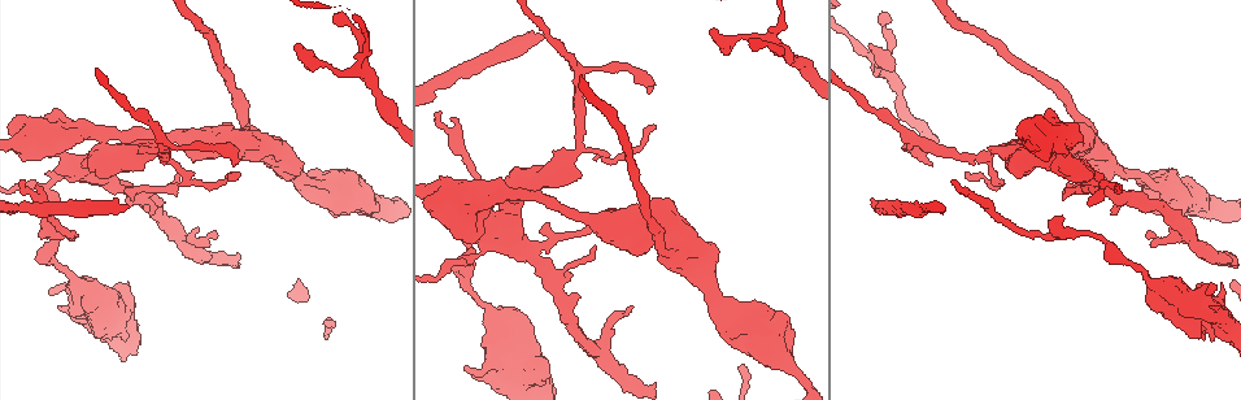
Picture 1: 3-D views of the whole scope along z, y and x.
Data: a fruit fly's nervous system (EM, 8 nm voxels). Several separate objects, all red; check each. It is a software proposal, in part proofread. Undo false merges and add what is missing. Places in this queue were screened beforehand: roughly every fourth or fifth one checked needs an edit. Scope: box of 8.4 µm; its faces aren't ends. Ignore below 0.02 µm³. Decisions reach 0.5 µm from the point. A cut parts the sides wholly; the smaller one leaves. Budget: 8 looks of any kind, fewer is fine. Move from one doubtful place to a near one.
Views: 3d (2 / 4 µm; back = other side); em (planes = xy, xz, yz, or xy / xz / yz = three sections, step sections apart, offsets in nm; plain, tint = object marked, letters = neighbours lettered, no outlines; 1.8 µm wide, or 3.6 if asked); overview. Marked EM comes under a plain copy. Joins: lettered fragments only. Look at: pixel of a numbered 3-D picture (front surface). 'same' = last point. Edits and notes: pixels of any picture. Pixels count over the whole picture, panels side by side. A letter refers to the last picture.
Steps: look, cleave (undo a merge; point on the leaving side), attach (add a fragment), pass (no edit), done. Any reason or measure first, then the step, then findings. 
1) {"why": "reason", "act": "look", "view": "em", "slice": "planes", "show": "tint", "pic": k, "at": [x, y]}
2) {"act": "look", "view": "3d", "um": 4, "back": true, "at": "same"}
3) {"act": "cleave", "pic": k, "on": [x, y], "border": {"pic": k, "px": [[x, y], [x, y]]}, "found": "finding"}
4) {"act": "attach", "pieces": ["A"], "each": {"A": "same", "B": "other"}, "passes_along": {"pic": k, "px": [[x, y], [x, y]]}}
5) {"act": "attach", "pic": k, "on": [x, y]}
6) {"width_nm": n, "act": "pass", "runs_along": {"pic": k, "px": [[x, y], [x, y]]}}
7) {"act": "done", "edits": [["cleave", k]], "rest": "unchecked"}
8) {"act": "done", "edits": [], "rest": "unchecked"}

{"why": "an open end", "act": "look", "view": "3d", "um": 4, "pic": 1, "at": [884, 14]}

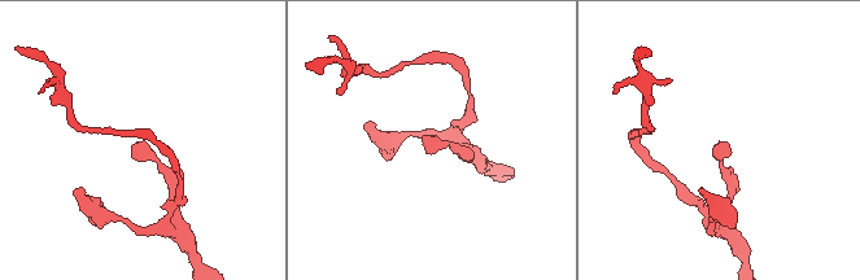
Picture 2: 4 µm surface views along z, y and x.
{"act": "look", "view": "em", "slice": "xz", "step": 4, "show": "letters", "pic": 2, "at": [721, 144]}

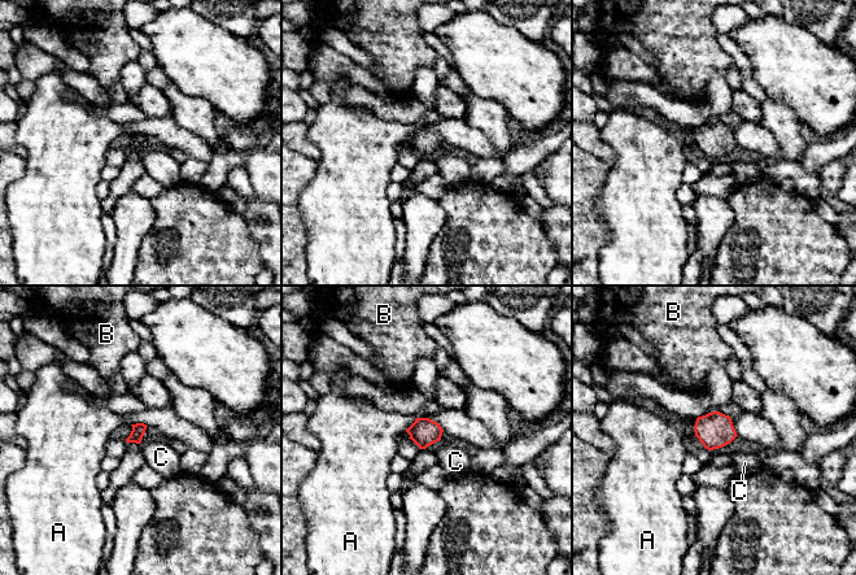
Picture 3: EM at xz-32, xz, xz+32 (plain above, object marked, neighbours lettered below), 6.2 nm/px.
{"act": "pass", "each": {"A": "other", "B": "other", "C": "other"}, "found": "no lettered fragment goes on from it"}

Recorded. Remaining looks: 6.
{"act": "look", "view": "em", "slice": "planes", "show": "tint", "pic": 1, "at": [49, 235]}

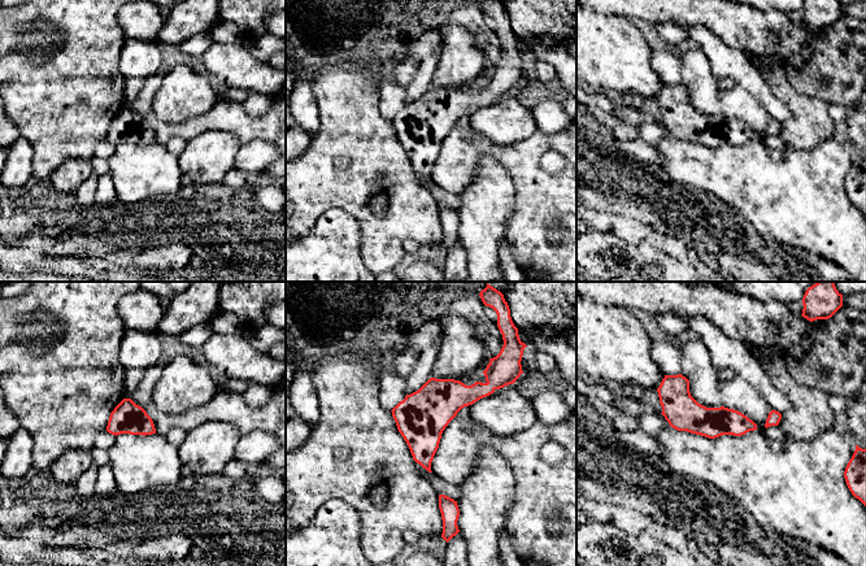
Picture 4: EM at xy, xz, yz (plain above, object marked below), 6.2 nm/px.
{"why": "what lies round it", "act": "look", "view": "em", "slice": "planes", "show": "letters", "at": "same"}

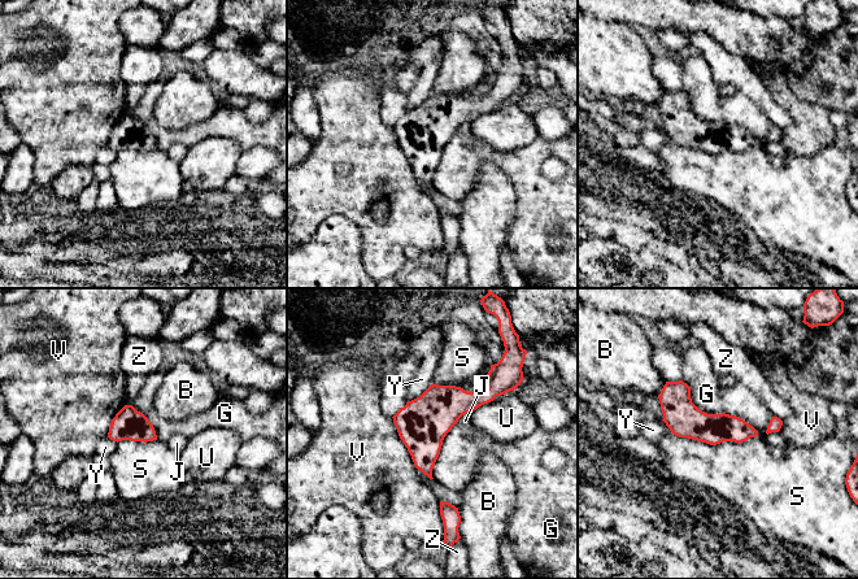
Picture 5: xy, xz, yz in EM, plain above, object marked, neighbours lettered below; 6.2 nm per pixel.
{"act": "pass", "each": {"B": "other", "G": "other", "J": "other", "S": "other", "U": "other", "V": "other", "Y": "other", "Z": "other"}, "border": {"pic": 5, "px": [[673, 432], [710, 444], [757, 436]]}, "found": "all the same neuron"}

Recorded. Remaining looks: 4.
{"why": "free end", "act": "look", "view": "3d", "um": 4, "pic": 1, "at": [876, 209]}

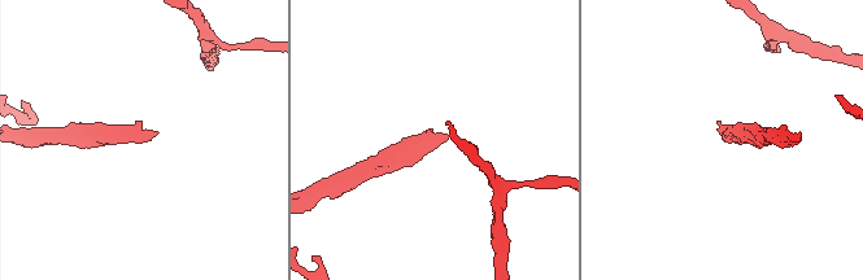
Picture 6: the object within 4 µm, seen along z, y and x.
{"act": "look", "view": "em", "slice": "yz", "step": 4, "show": "tint", "pic": 6, "at": [158, 132]}

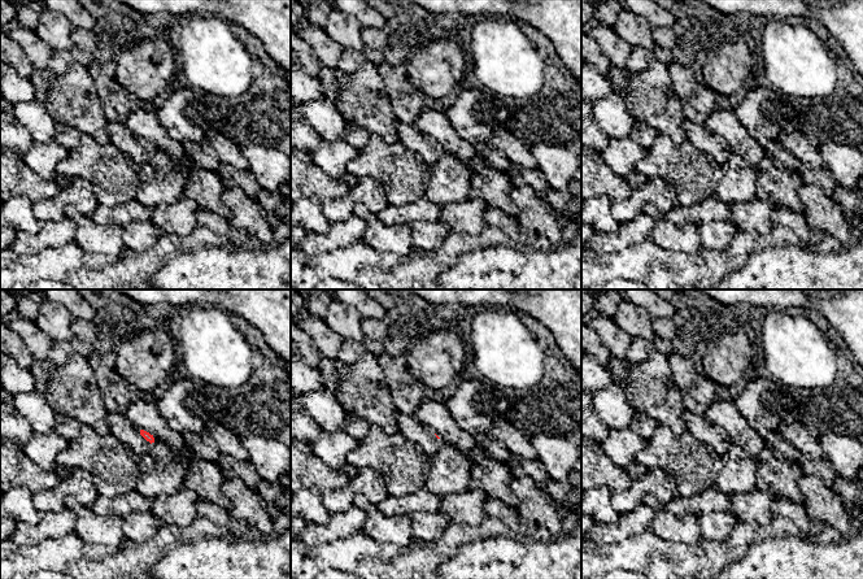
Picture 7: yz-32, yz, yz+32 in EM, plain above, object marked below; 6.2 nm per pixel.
{"why": "cut it another way", "act": "look", "view": "em", "slice": "planes", "show": "letters", "at": "same"}

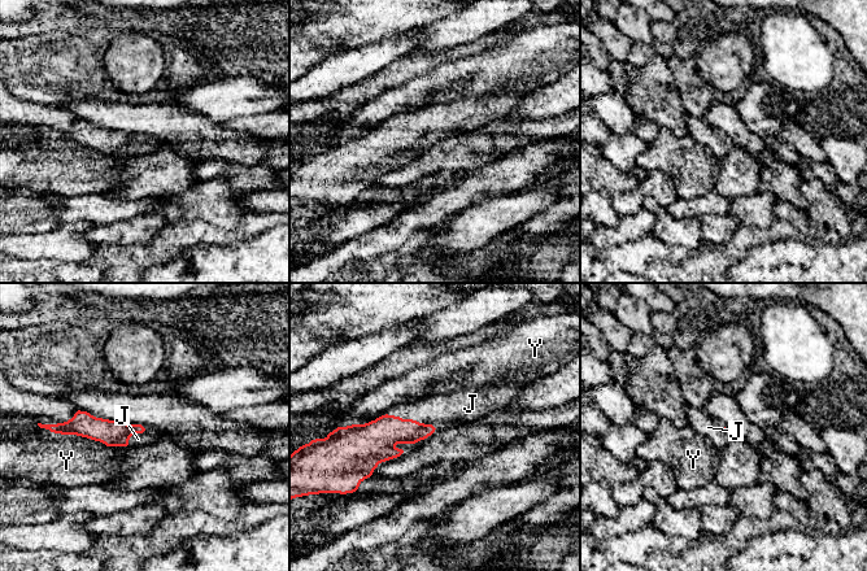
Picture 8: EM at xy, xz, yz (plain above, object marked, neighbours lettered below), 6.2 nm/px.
{"act": "attach", "pieces": ["J"], "each": {"J": "same", "Y": "other"}, "passes_along": {"pic": 8, "px": [[378, 439], [412, 419], [440, 410]]}, "found": "it goes on there"}

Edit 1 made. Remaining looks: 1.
{"act": "done", "edits": [["attach", 8]], "rest": "unchecked"}

